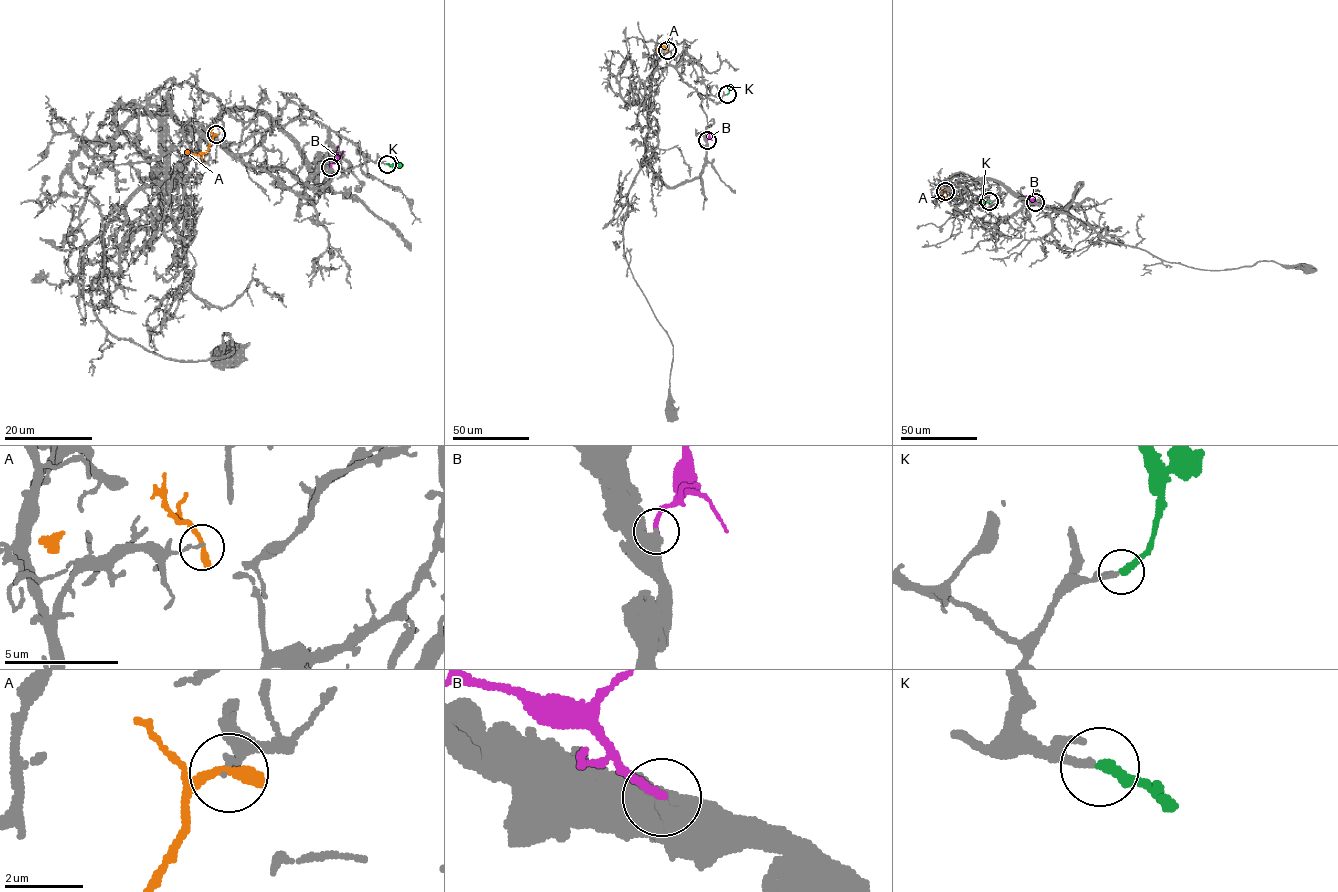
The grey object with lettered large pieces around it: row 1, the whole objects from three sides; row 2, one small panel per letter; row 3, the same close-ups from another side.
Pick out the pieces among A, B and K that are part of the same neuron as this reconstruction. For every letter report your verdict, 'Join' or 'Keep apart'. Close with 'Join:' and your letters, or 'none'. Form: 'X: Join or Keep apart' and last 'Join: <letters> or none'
A: Keep apart
B: Keep apart
K: Join
Join: K

